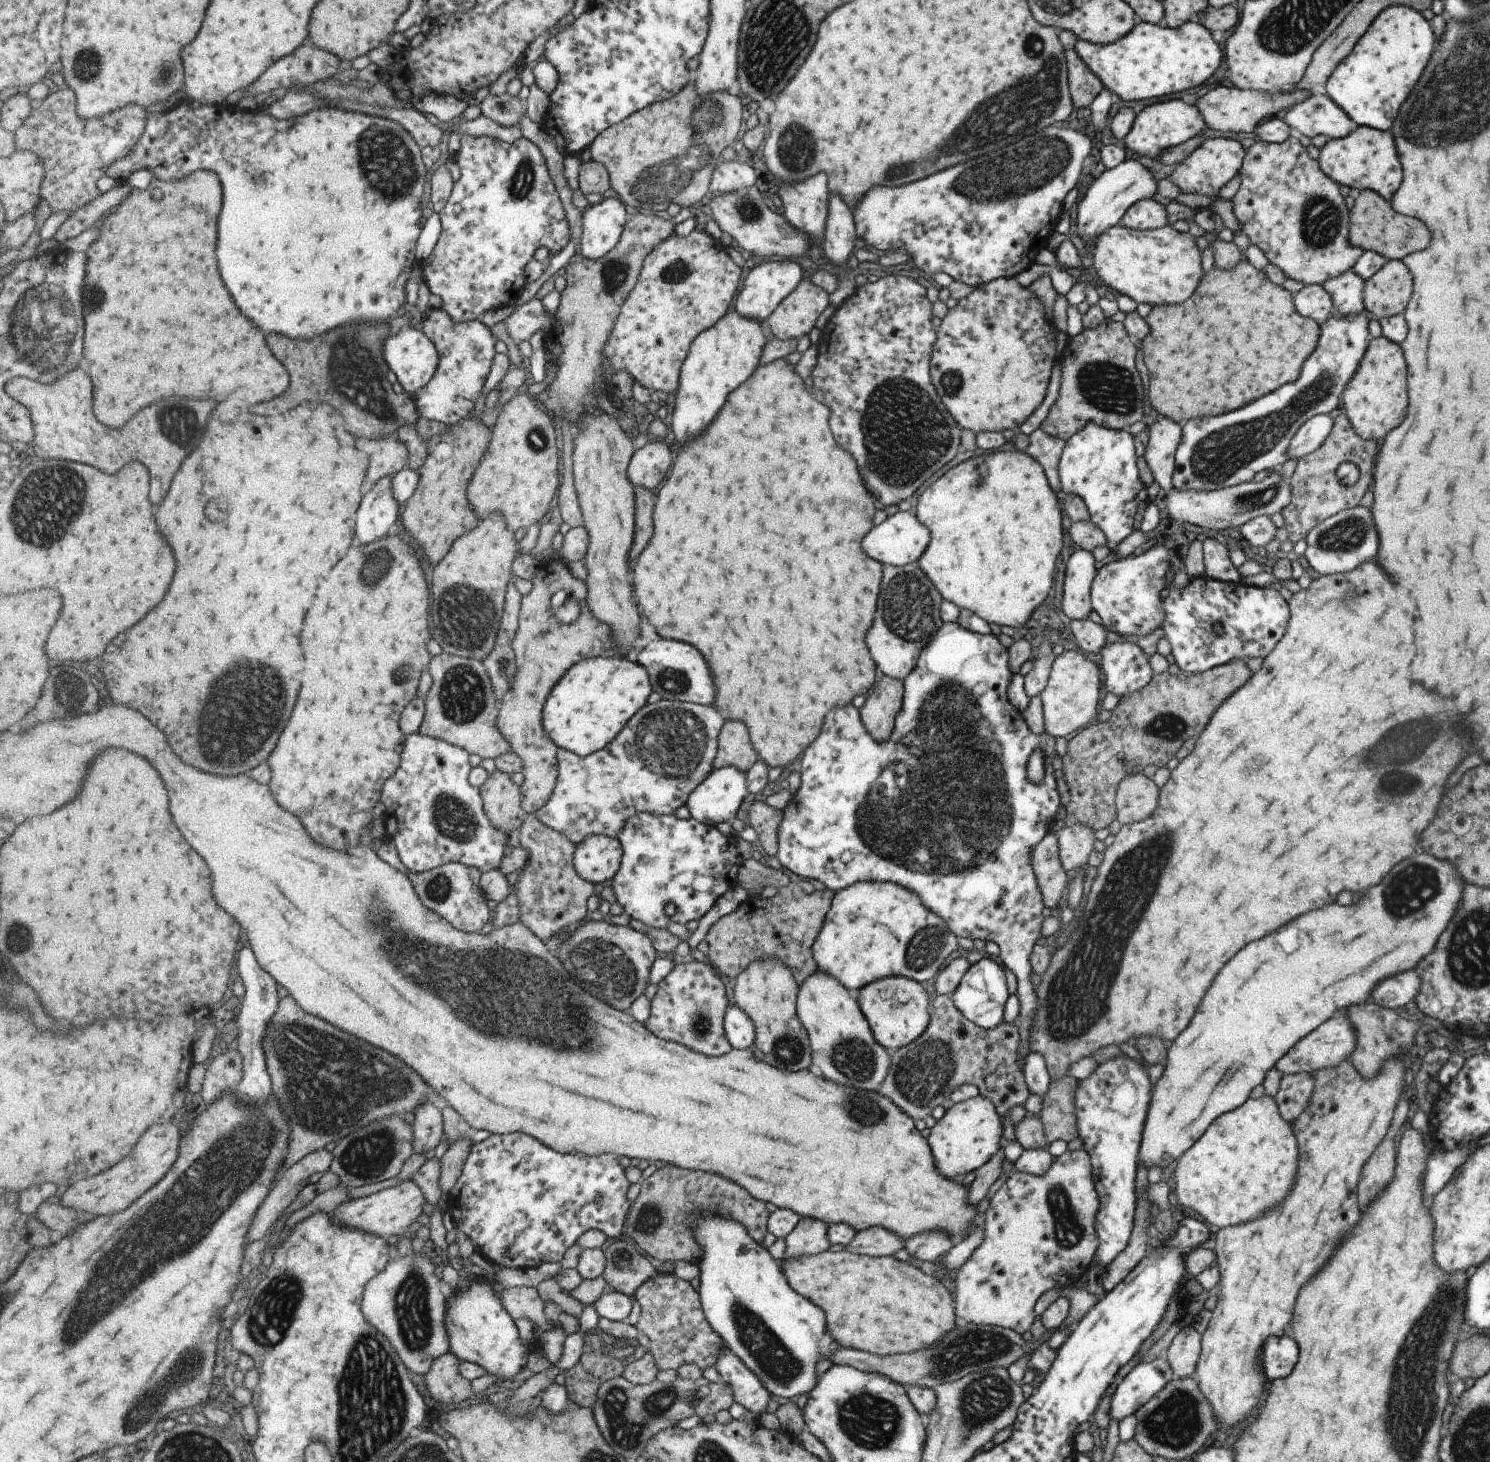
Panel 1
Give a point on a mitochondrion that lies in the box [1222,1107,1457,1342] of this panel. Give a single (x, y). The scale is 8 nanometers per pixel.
(1331, 1239)

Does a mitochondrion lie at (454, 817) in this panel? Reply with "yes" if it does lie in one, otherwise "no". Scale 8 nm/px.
yes

